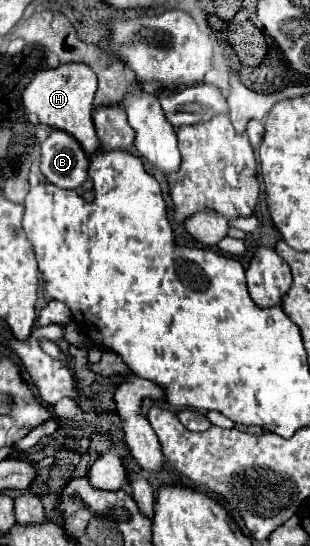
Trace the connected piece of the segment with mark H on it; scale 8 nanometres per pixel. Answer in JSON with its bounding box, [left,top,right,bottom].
[22,64,102,154]

